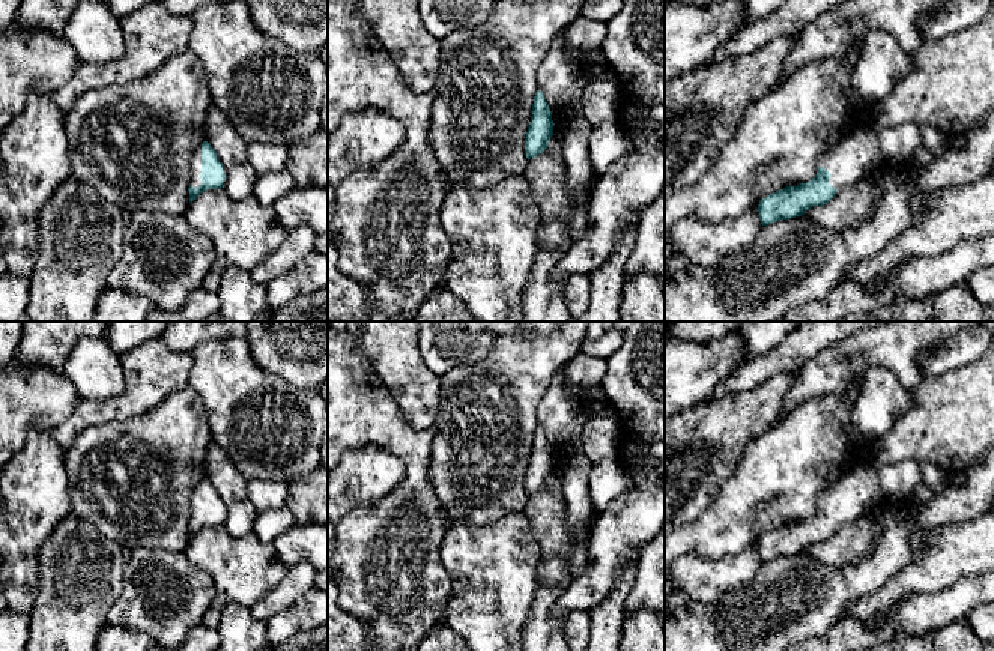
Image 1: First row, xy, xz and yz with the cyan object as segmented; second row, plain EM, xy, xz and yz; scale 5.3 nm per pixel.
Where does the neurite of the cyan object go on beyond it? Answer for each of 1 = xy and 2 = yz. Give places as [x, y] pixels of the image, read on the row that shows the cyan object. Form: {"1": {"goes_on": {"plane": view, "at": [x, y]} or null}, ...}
{"1": {"goes_on": {"plane": "xy", "at": [196, 161]}}, "2": {"goes_on": {"plane": "yz", "at": [949, 84]}}}

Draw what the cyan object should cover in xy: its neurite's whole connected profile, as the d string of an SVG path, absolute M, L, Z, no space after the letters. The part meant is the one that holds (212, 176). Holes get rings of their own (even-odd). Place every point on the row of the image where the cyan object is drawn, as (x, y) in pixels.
M203 141L191 158L189 203L203 191L224 188L226 173L215 150Z

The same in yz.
M994 0L988 14L970 27L941 39L925 42L908 54L911 66L898 78L892 92L878 104L872 119L844 137L835 147L820 156L812 180L779 189L758 204L762 226L779 220L802 216L814 206L829 203L835 194L866 179L880 164L878 134L881 129L904 122L917 126L932 125L947 140L965 137L989 111L994 110Z

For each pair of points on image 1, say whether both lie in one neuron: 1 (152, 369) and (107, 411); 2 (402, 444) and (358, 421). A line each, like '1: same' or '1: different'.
1: same
2: same

